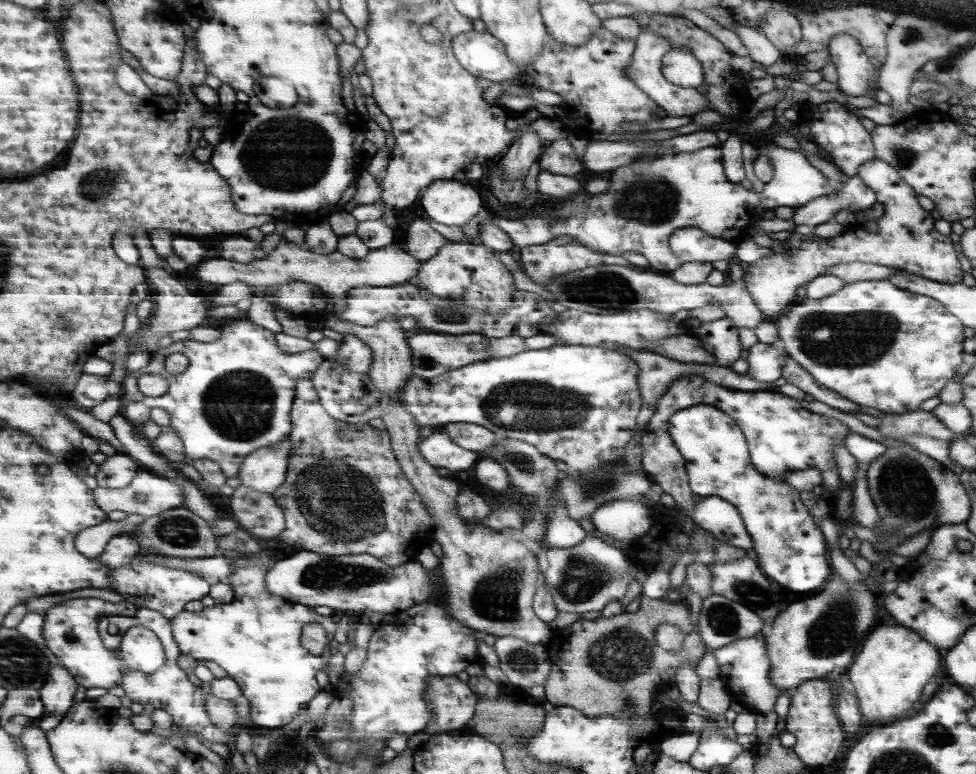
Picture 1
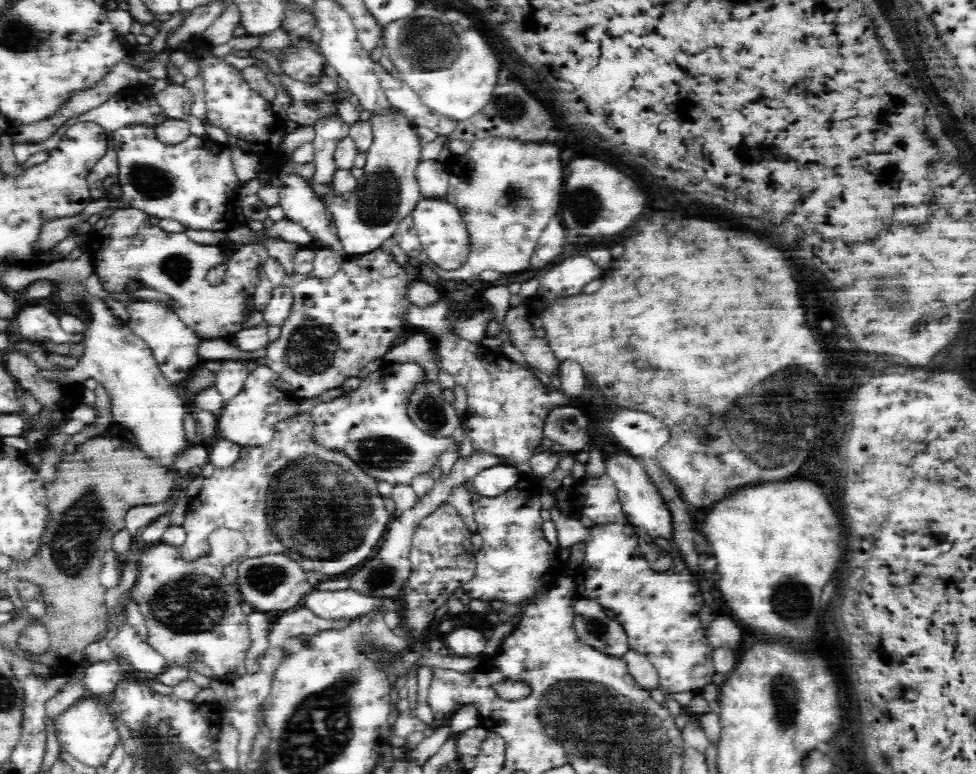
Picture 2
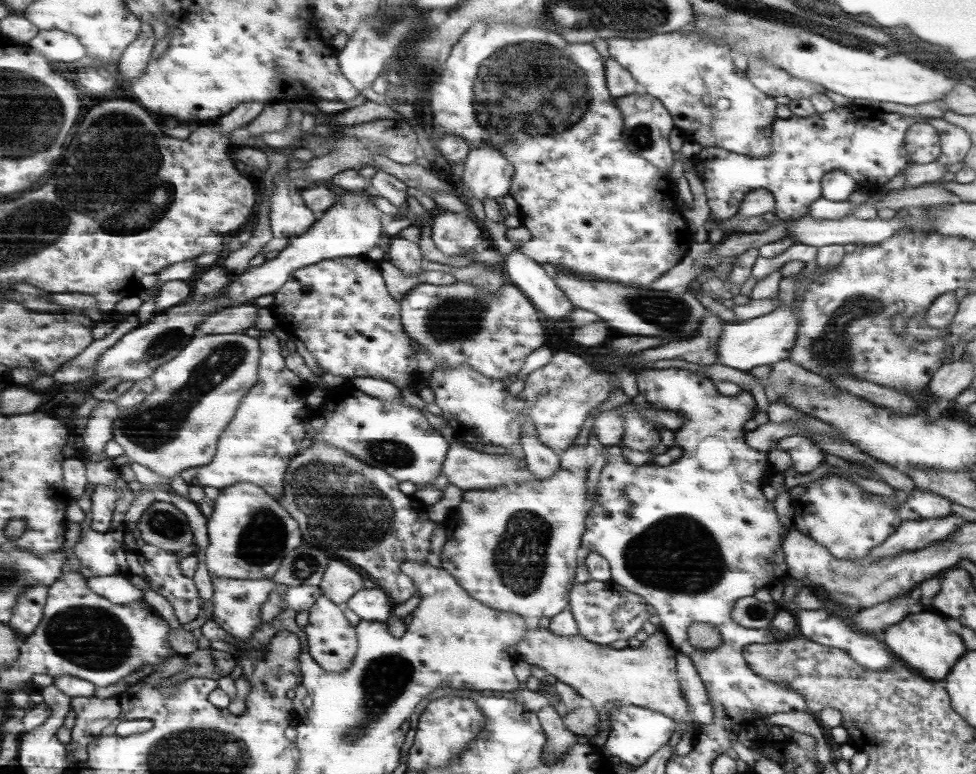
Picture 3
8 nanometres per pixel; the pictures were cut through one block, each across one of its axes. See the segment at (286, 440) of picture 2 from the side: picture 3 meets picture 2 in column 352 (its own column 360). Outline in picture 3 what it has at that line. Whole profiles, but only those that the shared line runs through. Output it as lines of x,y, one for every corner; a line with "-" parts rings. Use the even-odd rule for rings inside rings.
313,442
311,448
303,450
291,462
285,476
285,498
279,502
289,510
289,514
293,514
297,522
301,522
301,530
305,532
305,544
325,550
329,558
349,562
351,566
361,570
379,588
383,588
397,606
419,594
413,578
403,572
403,564
425,564
425,558
431,552
431,536
437,524
429,520
431,506
425,506
415,496
405,496
399,490
399,480
387,474
387,470
367,466
363,460
353,458
349,452
331,448
331,444

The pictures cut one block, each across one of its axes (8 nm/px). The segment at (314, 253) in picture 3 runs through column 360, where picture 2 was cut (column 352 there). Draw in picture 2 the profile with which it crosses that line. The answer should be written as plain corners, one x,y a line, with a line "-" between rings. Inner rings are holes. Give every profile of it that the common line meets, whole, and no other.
398,112
390,120
370,118
374,124
374,144
368,150
368,162
364,166
364,178
348,200
334,198
326,202
328,212
334,216
336,236
346,258
370,254
382,244
390,242
398,232
400,224
414,216
418,204
424,200
420,194
418,180
414,176
416,166
422,162
422,142
416,128
408,124
-
392,120
392,122
390,122

